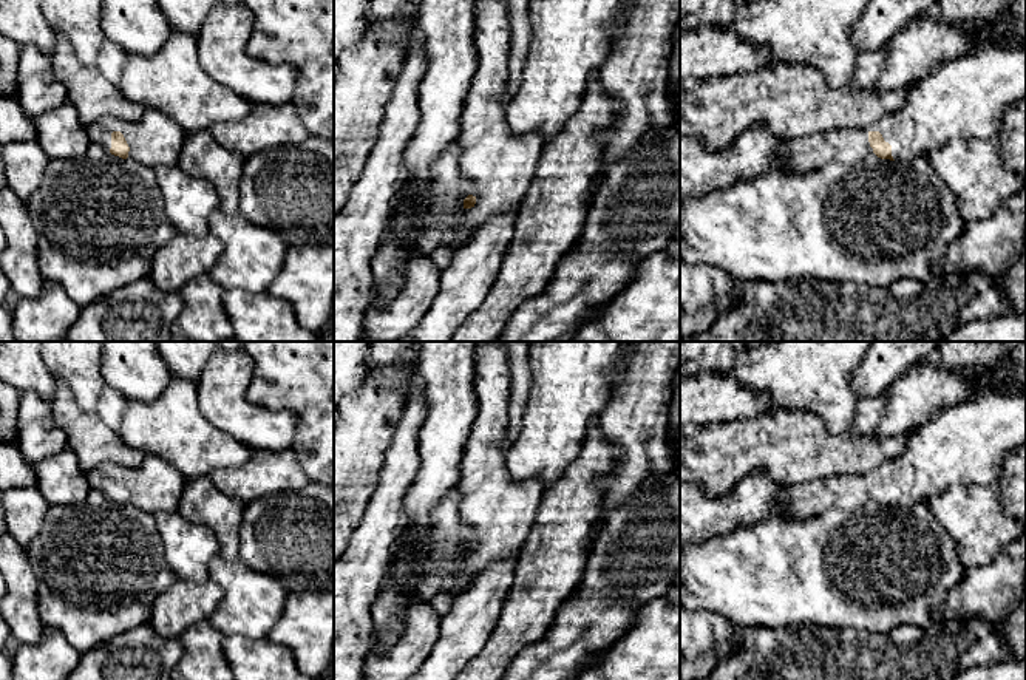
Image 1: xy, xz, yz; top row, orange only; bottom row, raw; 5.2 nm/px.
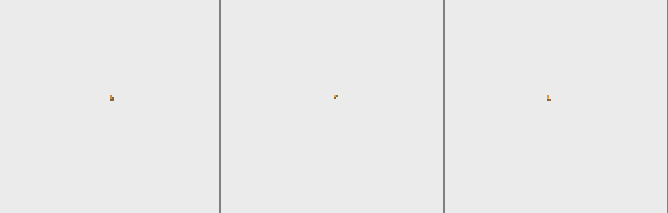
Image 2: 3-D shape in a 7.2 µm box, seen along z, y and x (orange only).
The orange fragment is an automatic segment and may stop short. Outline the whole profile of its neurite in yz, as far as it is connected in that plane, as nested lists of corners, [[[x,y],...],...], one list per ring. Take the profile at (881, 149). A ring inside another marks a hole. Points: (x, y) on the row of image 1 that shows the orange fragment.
[[[1014,28],[1004,39],[977,54],[939,65],[929,77],[912,87],[899,110],[882,116],[864,130],[834,130],[782,141],[779,170],[810,173],[836,162],[853,165],[875,153],[881,159],[907,161],[929,156],[956,139],[997,134],[1006,111],[1026,97],[1026,43]]]

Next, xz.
[[[477,0],[474,6],[477,68],[464,102],[459,168],[470,181],[476,195],[464,199],[460,226],[482,227],[498,213],[516,213],[527,193],[544,142],[536,133],[516,134],[507,122],[507,104],[502,100],[510,83],[510,20],[504,0]]]

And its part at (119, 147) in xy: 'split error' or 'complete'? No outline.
split error

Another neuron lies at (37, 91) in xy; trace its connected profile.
[[[23,45],[20,49],[14,99],[29,117],[56,110],[66,102],[65,88],[53,77],[49,56],[32,45]]]

